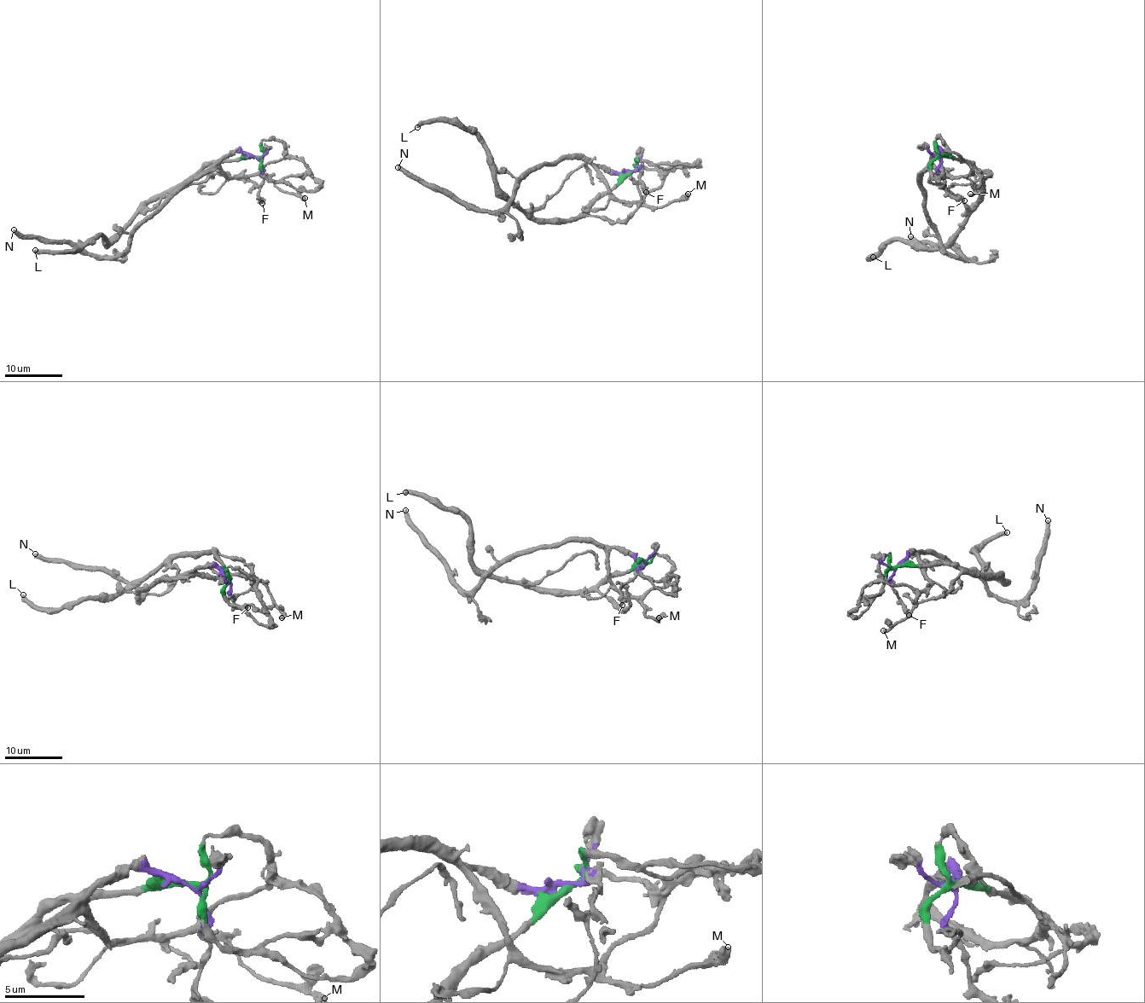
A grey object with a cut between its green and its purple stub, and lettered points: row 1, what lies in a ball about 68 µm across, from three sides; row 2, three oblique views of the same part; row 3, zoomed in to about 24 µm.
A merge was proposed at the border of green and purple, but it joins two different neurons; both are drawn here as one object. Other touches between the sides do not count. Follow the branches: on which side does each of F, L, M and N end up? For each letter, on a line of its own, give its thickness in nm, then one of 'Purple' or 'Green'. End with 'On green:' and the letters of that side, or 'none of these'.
F: Thickness 380 nm. Purple
L: Thickness 360 nm. Green
M: Thickness 360 nm. Purple
N: Thickness 420 nm. Purple
On green: L

